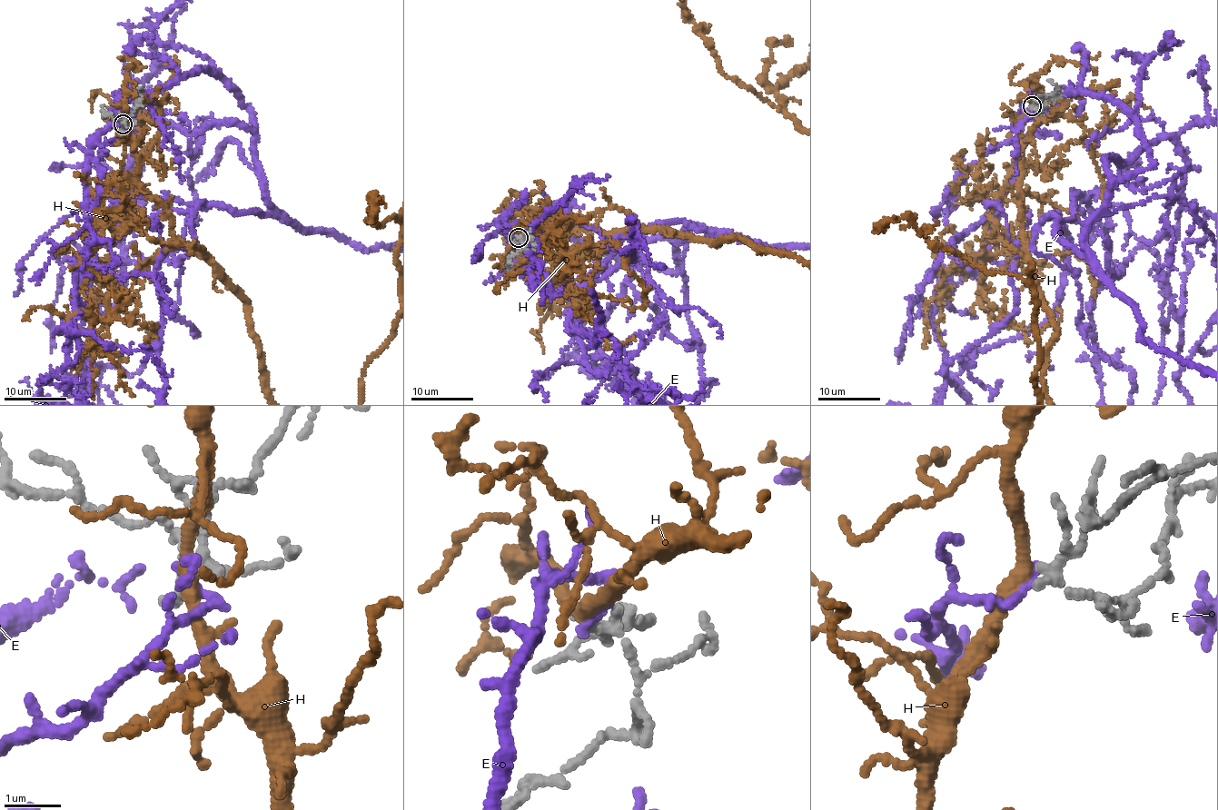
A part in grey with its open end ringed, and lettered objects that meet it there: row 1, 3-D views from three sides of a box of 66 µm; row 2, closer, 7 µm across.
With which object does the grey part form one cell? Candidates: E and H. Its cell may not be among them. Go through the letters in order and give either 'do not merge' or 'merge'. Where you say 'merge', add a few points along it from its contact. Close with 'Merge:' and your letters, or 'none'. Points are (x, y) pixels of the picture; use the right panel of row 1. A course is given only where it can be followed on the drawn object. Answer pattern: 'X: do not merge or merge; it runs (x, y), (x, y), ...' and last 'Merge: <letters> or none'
E: do not merge
H: merge
Merge: H

